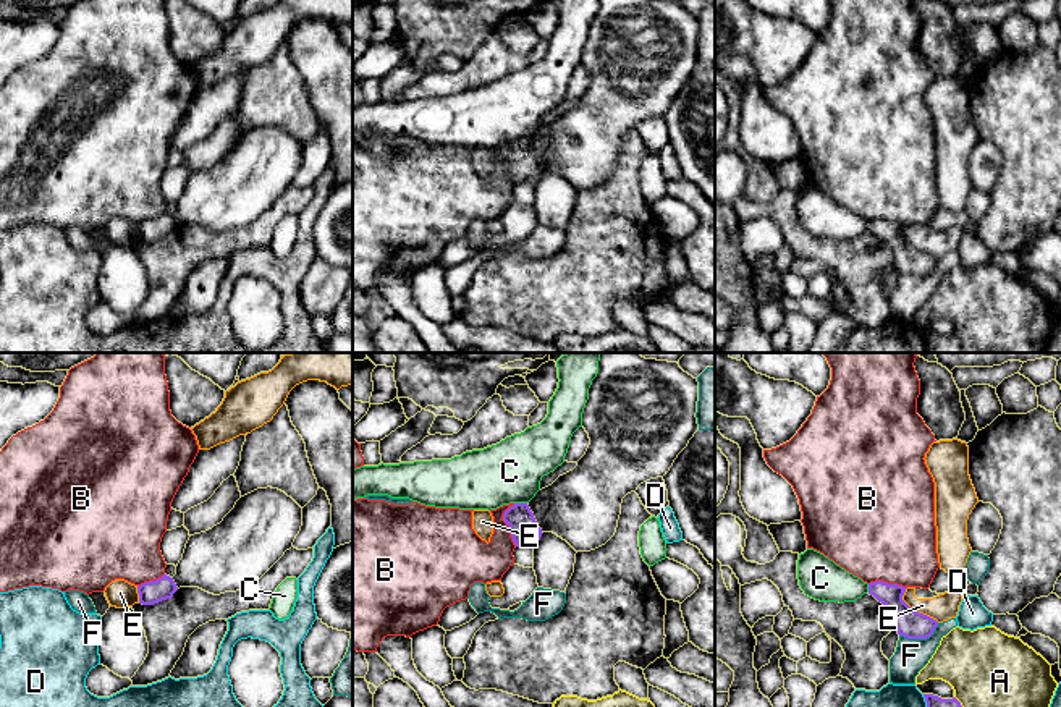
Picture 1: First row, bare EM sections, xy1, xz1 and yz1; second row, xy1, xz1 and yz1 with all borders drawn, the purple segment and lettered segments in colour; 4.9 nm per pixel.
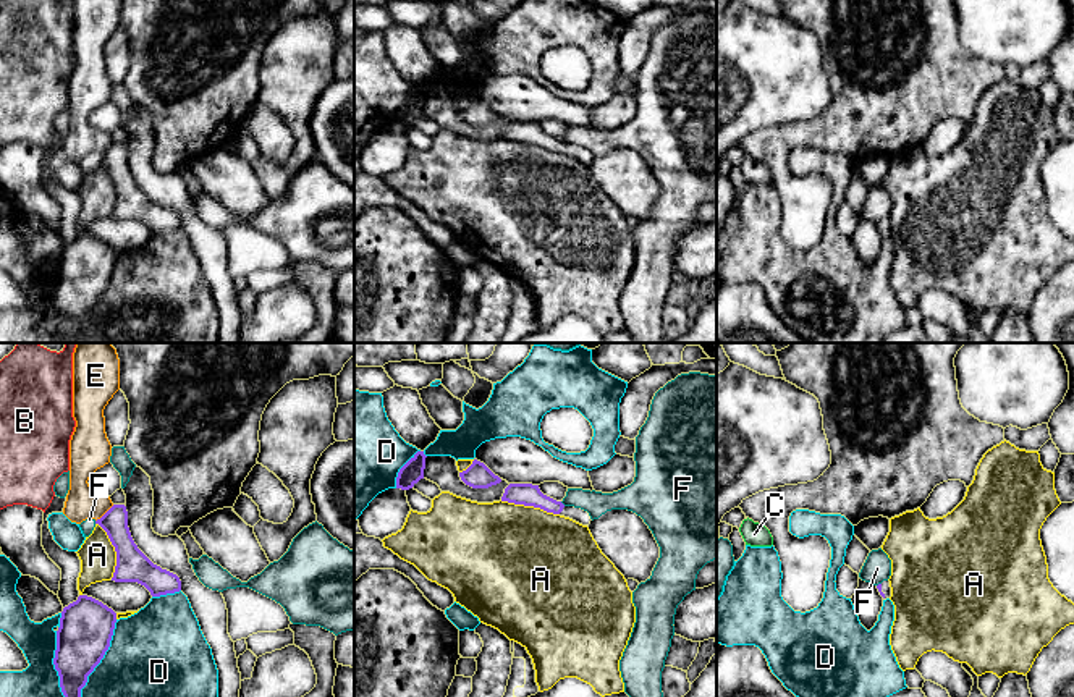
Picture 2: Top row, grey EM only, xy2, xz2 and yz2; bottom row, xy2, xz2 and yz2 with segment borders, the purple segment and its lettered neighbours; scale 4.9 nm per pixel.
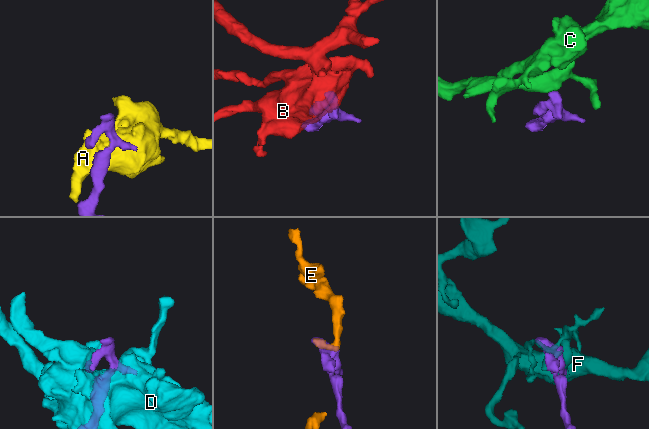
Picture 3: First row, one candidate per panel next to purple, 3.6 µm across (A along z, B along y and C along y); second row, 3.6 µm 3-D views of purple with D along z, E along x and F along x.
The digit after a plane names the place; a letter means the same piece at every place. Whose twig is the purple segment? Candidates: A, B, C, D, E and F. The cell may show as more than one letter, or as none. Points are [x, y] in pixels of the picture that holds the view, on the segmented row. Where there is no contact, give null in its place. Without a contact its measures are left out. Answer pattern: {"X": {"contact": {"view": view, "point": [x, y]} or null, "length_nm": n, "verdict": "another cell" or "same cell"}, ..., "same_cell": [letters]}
{"A": {"contact": {"view": "xz2", "point": [529, 505]}, "length_nm": 300, "verdict": "another cell"}, "B": {"contact": {"view": "xz1", "point": [507, 523]}, "length_nm": 220, "verdict": "another cell"}, "C": {"contact": {"view": "xz1", "point": [521, 503]}, "length_nm": 60, "verdict": "another cell"}, "D": {"contact": {"view": "xy2", "point": [102, 657]}, "length_nm": 420, "verdict": "another cell"}, "E": {"contact": {"view": "yz1", "point": [914, 610]}, "length_nm": 240, "verdict": "another cell"}, "F": {"contact": {"view": "yz1", "point": [921, 638]}, "length_nm": 220, "verdict": "another cell"}, "same_cell": []}

